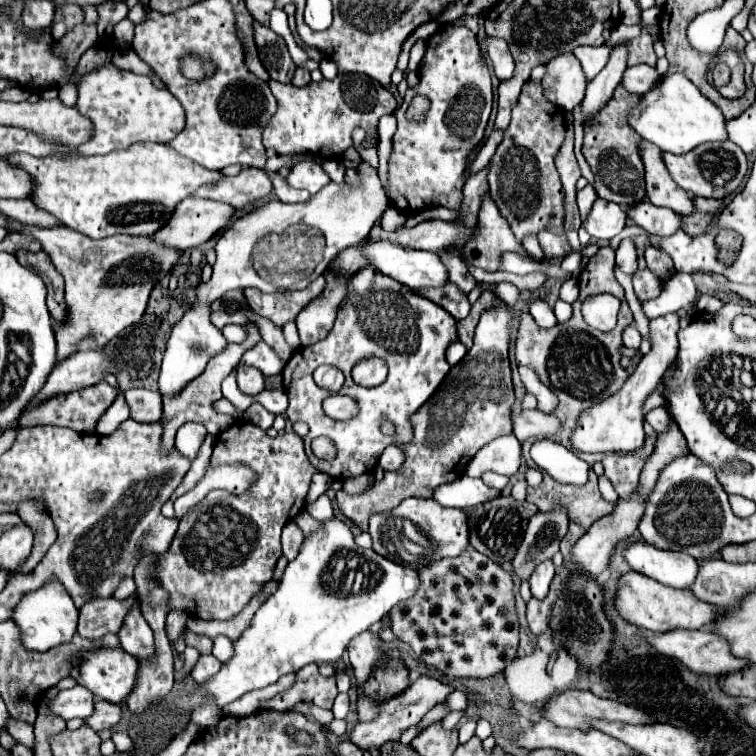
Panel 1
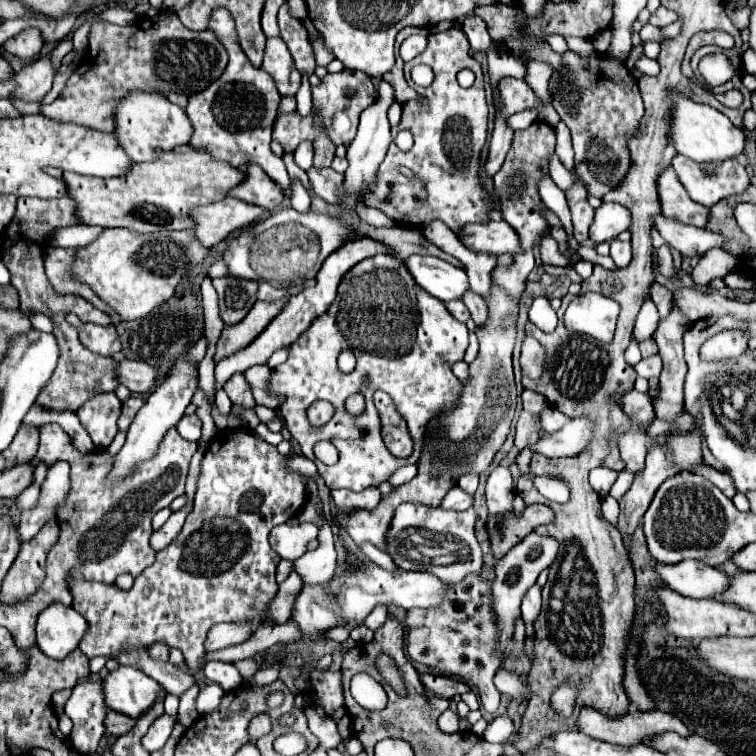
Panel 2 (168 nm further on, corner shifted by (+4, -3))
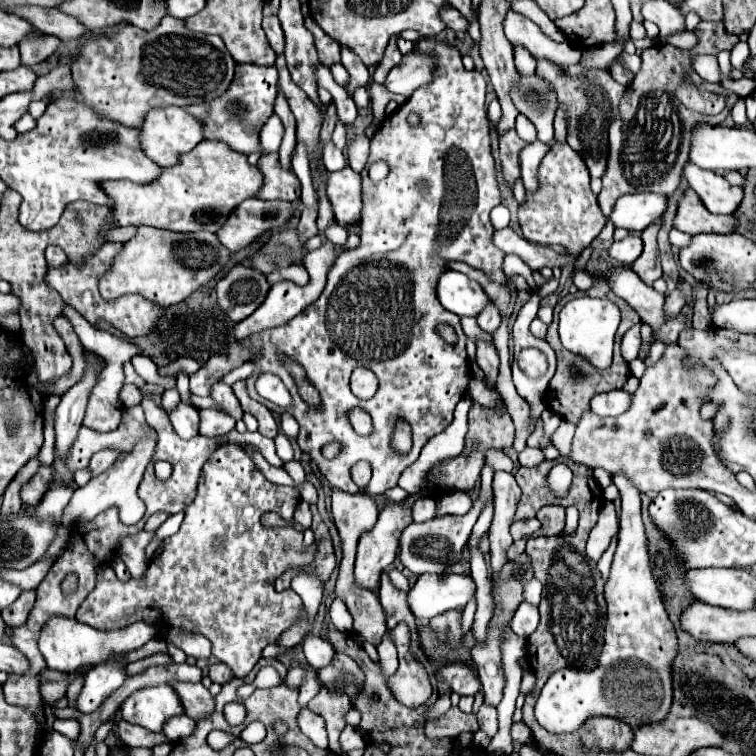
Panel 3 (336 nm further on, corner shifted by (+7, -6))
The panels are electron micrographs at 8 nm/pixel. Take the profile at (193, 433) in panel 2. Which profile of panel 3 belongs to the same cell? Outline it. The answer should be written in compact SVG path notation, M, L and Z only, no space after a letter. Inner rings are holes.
M179 404L177 410L169 414L169 420L183 440L191 440L197 436L197 408Z

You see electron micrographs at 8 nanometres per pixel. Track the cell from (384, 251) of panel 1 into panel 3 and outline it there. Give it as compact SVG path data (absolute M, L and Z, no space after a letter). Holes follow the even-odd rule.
M445 270L437 282L437 298L441 306L457 316L477 316L489 302L483 288L465 274Z

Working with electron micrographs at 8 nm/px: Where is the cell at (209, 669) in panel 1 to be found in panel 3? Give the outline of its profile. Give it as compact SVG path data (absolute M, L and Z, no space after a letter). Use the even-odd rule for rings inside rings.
M217 662L217 664L211 664L211 666L209 666L209 678L211 678L211 682L215 682L215 684L227 684L227 682L233 680L235 676L233 676L233 672L231 672L229 666Z

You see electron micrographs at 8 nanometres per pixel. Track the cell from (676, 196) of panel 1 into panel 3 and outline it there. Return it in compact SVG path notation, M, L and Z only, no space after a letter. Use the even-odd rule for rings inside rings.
M687 188L677 204L677 214L673 220L673 228L687 232L687 234L701 234L701 232L717 232L727 234L735 230L735 218L733 216L721 216L709 212L703 202L697 198L697 194Z

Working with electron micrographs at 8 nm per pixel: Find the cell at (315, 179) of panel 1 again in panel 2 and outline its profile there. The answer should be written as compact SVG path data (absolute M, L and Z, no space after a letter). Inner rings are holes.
M308 169L308 177L312 181L312 189L324 201L336 205L340 201L340 193L344 191L344 175L336 173L334 169Z

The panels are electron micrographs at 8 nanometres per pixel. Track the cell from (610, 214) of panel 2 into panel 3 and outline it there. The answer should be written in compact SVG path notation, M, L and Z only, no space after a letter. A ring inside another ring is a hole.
M629 194L621 196L611 214L609 220L615 224L615 228L625 228L631 232L641 232L647 228L657 216L661 216L667 208L667 200L657 194Z

